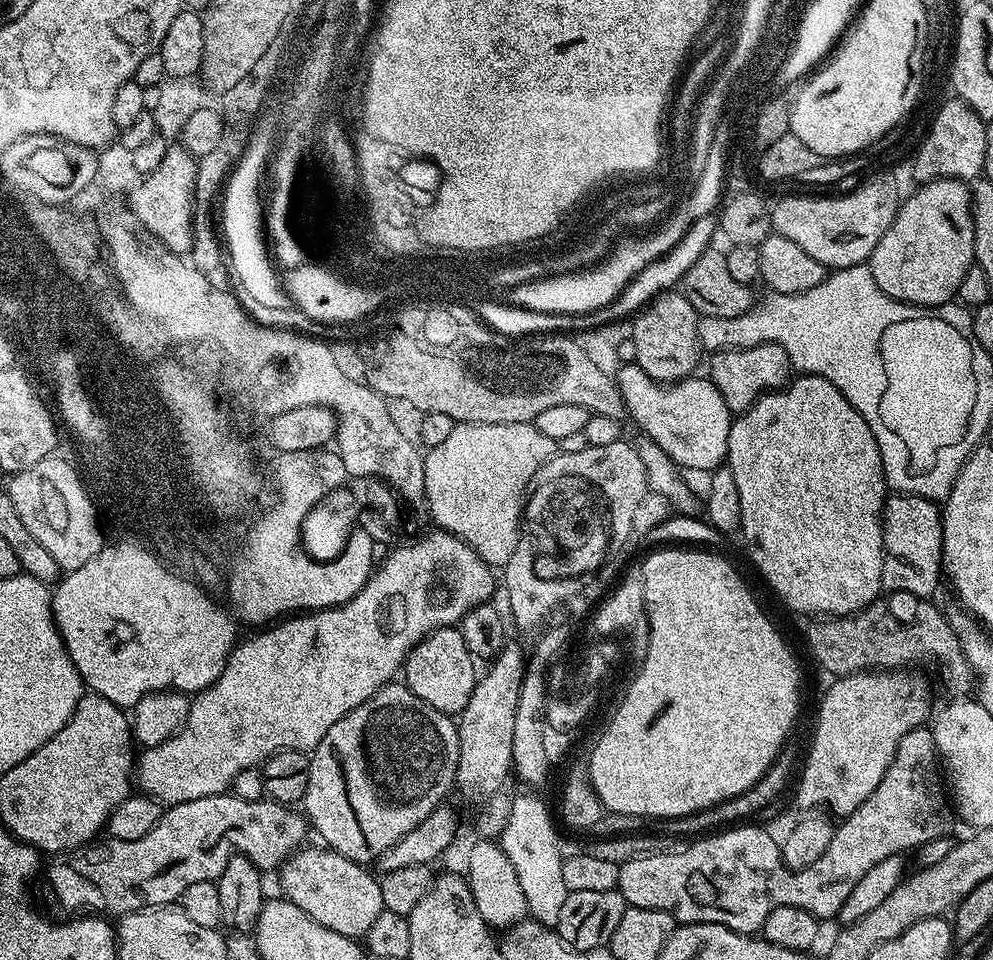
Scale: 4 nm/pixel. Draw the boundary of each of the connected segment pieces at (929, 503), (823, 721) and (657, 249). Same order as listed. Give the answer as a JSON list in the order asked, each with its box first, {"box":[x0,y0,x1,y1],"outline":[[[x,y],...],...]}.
[{"box":[882,494,944,598],"outline":[[[892,494],[889,495],[887,497],[887,499],[885,499],[884,502],[884,511],[882,513],[882,523],[884,526],[884,561],[882,562],[882,585],[885,589],[888,588],[890,591],[892,592],[905,592],[906,595],[908,596],[928,596],[928,597],[924,597],[924,598],[932,598],[932,595],[935,594],[936,592],[936,587],[939,586],[940,584],[940,580],[942,581],[942,565],[944,563],[944,526],[942,523],[942,508],[941,505],[939,503],[937,503],[937,501],[934,500],[927,500],[927,498],[925,498],[925,496],[910,496],[907,494]]]},{"box":[796,671,932,818],"outline":[[[919,671],[852,672],[831,681],[833,684],[820,700],[808,757],[805,760],[803,757],[798,772],[796,804],[804,808],[800,810],[827,810],[833,817],[843,818],[858,810],[858,806],[874,794],[890,762],[896,760],[898,742],[902,742],[910,730],[929,723],[932,696],[916,672]]]},{"box":[507,236,678,315],"outline":[[[676,236],[672,240],[652,240],[652,244],[640,244],[640,248],[624,248],[624,260],[628,264],[607,264],[602,260],[596,265],[573,274],[551,276],[543,280],[517,284],[507,293],[507,303],[522,309],[537,310],[538,313],[558,313],[576,315],[593,312],[608,305],[624,289],[639,270],[644,270],[652,261],[664,256],[678,244]]]}]

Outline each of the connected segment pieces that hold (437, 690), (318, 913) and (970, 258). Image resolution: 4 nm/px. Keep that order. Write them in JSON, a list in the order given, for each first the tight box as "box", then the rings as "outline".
[{"box":[402,627,478,714],"outline":[[[459,627],[439,628],[419,640],[408,653],[402,669],[403,683],[426,706],[434,706],[434,710],[459,714],[463,712],[466,702],[470,702],[470,694],[474,694],[474,686],[478,679],[477,661],[466,650],[466,642],[462,642]]]},{"box":[278,846,384,938],"outline":[[[327,846],[301,847],[292,853],[278,869],[283,895],[298,906],[314,922],[322,922],[330,930],[343,936],[364,938],[374,925],[375,919],[384,911],[380,881],[368,873],[363,864],[355,864],[350,858],[333,852]]]},{"box":[870,180,976,308],"outline":[[[930,180],[919,185],[920,188],[912,197],[905,199],[900,205],[900,210],[896,214],[896,220],[890,226],[890,230],[886,230],[886,234],[882,234],[882,242],[878,242],[878,246],[874,246],[870,267],[874,274],[874,282],[878,282],[878,286],[890,297],[895,300],[901,300],[904,304],[916,304],[919,308],[937,308],[939,304],[949,303],[959,293],[962,278],[966,278],[966,270],[973,267],[974,257],[976,255],[976,247],[974,246],[974,222],[972,221],[972,198],[970,188],[965,181],[962,180]]]}]

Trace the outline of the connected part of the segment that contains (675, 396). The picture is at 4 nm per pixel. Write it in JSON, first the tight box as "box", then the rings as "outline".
{"box":[614,362,734,472],"outline":[[[635,362],[623,363],[614,374],[625,411],[636,422],[638,430],[658,444],[677,467],[712,472],[727,459],[734,416],[711,379],[698,377],[691,376],[664,385],[649,378]]]}

